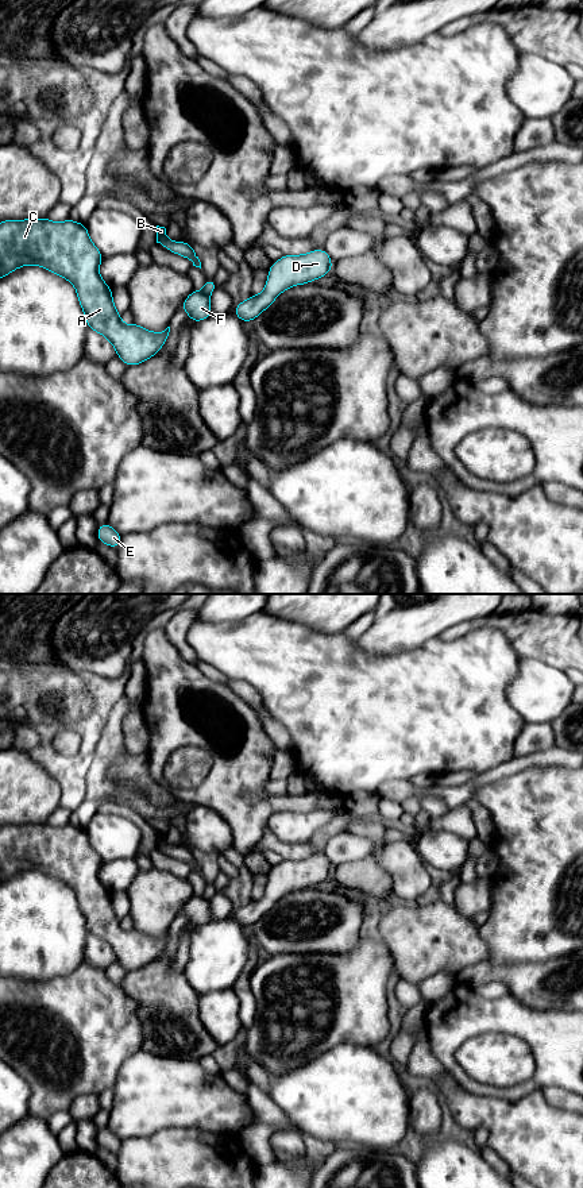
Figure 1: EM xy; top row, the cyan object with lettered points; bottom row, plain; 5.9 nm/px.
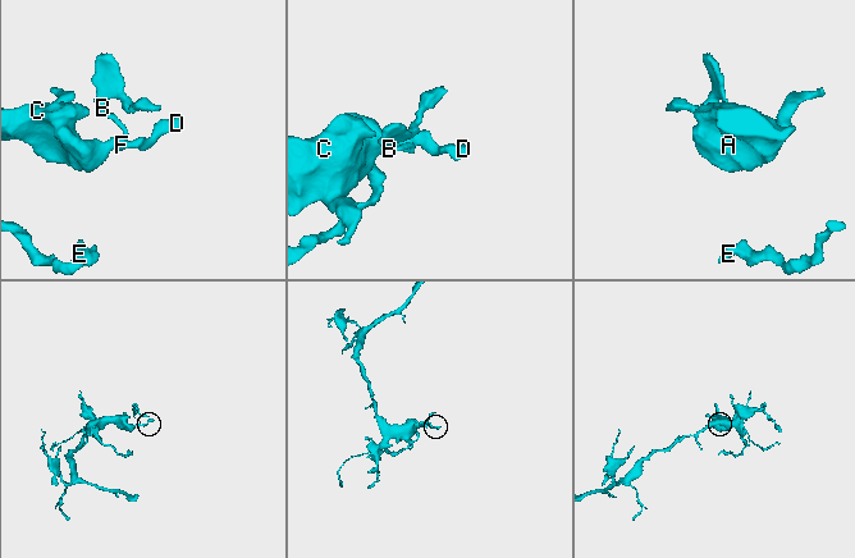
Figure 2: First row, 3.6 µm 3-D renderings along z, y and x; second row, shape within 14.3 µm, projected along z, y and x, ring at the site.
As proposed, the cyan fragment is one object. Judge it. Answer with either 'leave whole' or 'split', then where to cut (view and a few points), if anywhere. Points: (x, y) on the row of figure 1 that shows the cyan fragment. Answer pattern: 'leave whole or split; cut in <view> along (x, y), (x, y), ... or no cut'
split; cut in xy along (201, 292), (208, 297)

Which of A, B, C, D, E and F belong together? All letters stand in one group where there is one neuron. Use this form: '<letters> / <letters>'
A C D E F / B

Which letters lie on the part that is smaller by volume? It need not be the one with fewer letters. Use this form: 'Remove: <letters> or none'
Remove: B

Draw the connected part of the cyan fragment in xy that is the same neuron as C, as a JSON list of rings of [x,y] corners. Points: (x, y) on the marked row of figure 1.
[[[47,217],[0,221],[0,278],[27,265],[42,266],[66,278],[77,290],[88,328],[104,335],[126,366],[135,366],[154,356],[162,348],[169,336],[170,327],[154,333],[136,323],[124,325],[121,316],[113,305],[112,288],[99,274],[103,259],[104,256],[92,243],[88,230],[82,223],[76,223],[70,219],[54,223]]]

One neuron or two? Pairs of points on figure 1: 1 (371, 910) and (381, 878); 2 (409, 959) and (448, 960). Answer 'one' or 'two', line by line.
1: two
2: one

